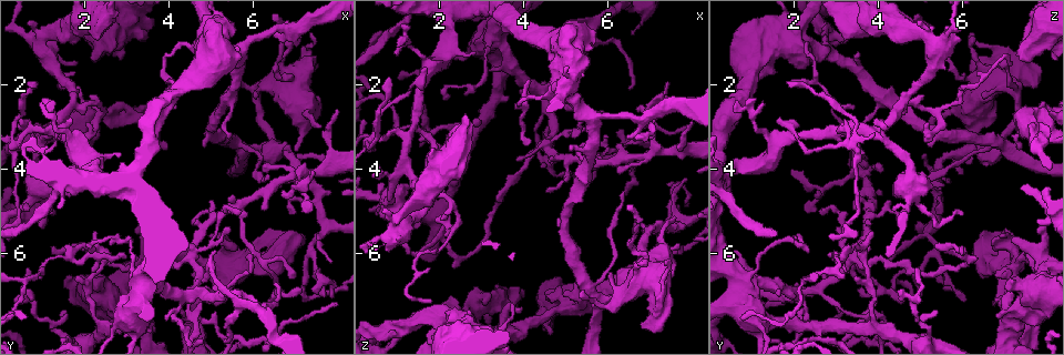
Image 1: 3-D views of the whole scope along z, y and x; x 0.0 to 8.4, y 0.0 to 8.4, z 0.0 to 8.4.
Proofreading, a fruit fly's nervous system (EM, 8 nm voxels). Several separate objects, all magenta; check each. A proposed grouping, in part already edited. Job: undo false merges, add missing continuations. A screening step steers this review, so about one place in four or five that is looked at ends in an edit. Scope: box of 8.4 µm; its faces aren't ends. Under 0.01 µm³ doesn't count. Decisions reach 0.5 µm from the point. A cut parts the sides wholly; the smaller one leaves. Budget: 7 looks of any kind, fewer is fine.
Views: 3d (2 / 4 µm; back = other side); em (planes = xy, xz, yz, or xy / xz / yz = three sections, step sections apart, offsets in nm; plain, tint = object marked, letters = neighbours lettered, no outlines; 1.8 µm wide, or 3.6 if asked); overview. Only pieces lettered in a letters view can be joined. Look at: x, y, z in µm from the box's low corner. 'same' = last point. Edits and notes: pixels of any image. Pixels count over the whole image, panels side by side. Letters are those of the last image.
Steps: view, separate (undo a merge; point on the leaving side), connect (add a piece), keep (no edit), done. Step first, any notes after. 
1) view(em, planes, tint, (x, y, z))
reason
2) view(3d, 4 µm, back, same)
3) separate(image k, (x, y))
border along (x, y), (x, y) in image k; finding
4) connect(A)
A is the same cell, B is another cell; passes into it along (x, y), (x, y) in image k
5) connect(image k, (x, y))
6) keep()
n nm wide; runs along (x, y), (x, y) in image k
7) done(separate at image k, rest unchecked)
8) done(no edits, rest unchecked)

view(3d, 2 µm, back, (6.75, 0.70, 2.80))
sharp bend

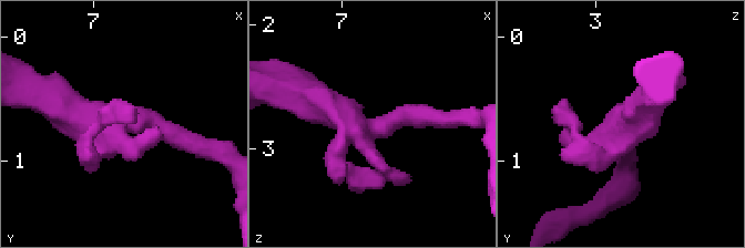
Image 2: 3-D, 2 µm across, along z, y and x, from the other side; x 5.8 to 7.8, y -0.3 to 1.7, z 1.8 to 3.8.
view(em, xy, step 16, tint, (6.78, 0.72, 2.82))

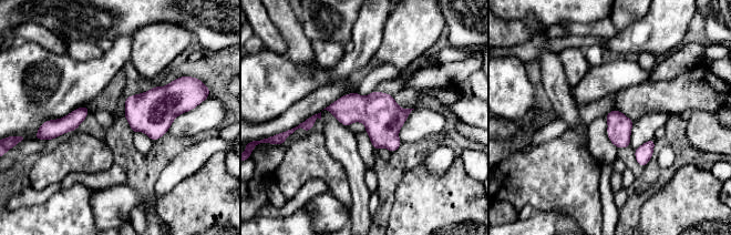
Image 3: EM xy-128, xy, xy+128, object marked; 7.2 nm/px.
view(em, xy, step 16, letters, same)

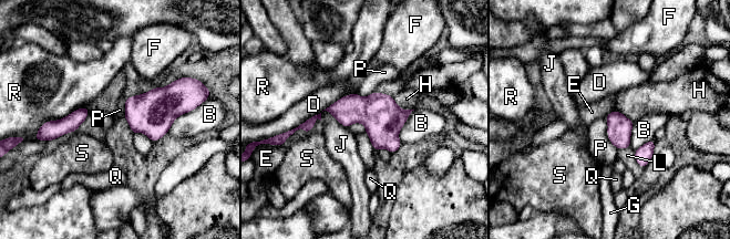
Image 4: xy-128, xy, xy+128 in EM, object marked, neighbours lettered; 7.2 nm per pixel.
keep()
B, D, E, F, G, H, J, L, P, Q, R and S are other cells; border along (605, 117), (608, 139), (618, 148) in image 4; all the same neuron

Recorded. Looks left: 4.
view(3d, 4 µm, (6.85, 3.50, 6.10))

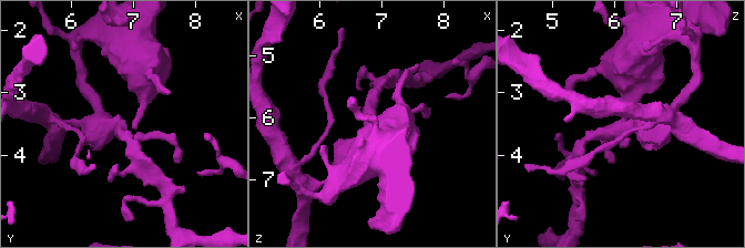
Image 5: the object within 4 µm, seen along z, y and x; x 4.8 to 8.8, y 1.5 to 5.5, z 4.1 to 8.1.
view(em, 3.6 µm, planes, letters, (6.80, 3.50, 6.10))
now the EM

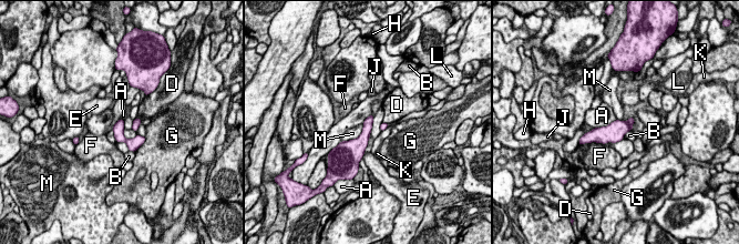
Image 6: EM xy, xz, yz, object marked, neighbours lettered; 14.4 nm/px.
keep()
130 nm wide; A, B, D, E, F, G, H, J, K, L and M are other cells; border along (615, 119), (606, 125), (594, 129) in image 6; all the same neuron

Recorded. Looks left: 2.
view(em, planes, plain, (3.40, 6.65, 0.65))
small branch off a trunk

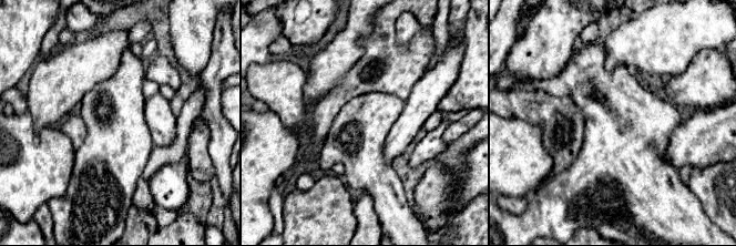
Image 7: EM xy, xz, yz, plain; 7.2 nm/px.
view(em, planes, letters, same)
see the neighbours

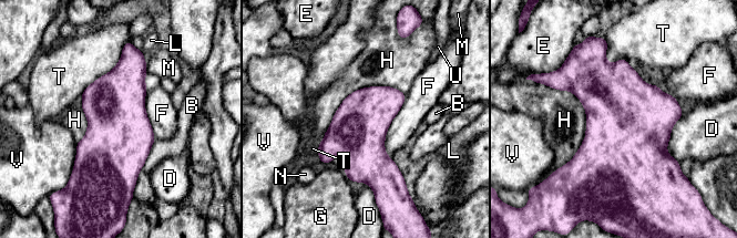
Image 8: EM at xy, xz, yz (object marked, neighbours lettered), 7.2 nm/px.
keep()
B, D, E, F, G, H, L, M, N, T, U and V are other cells; border along (406, 94), (386, 135), (391, 158) in image 8; one neuron here

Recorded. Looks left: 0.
done(no edits, rest unchecked)

